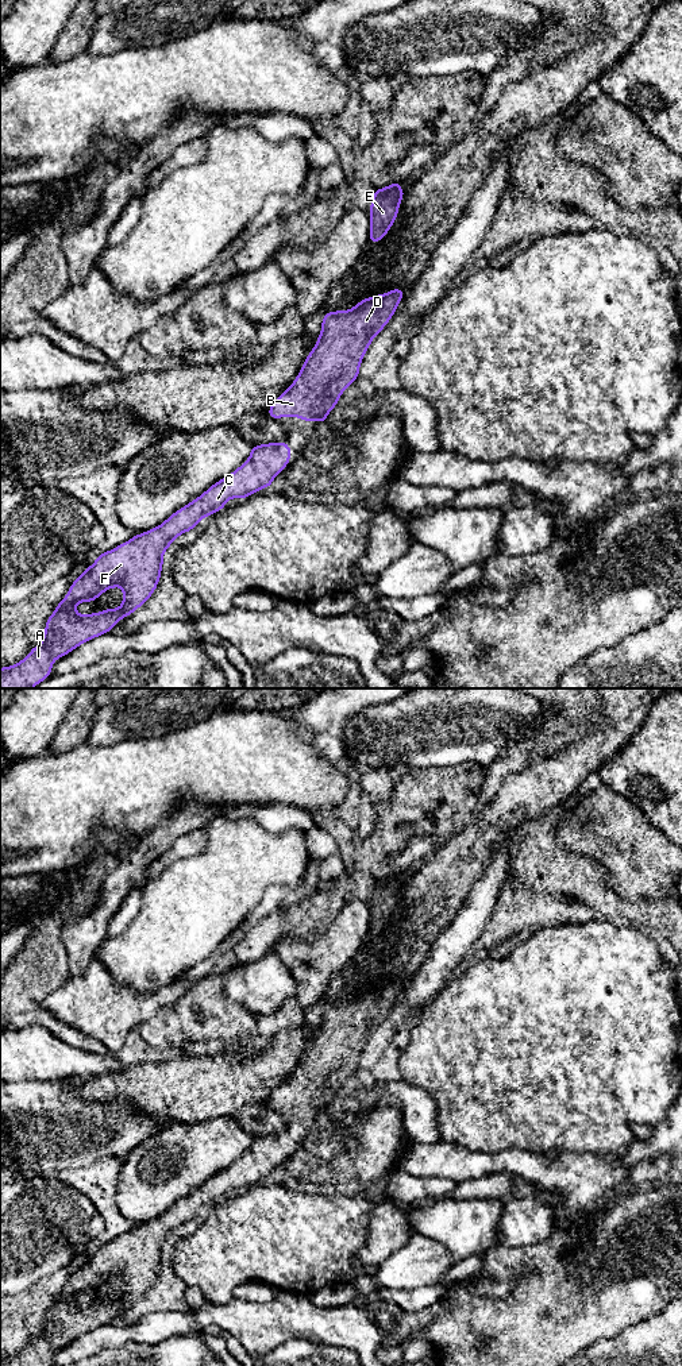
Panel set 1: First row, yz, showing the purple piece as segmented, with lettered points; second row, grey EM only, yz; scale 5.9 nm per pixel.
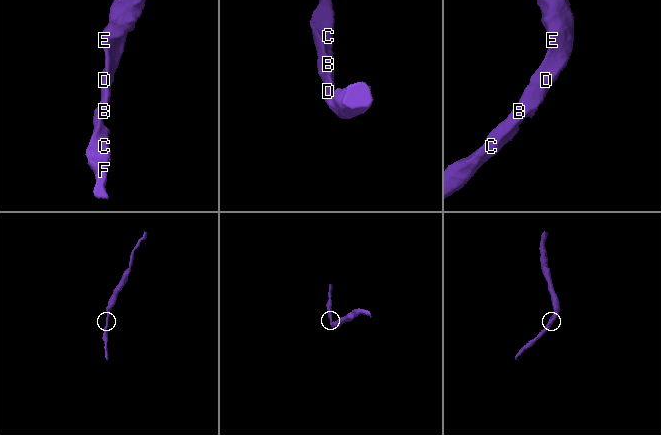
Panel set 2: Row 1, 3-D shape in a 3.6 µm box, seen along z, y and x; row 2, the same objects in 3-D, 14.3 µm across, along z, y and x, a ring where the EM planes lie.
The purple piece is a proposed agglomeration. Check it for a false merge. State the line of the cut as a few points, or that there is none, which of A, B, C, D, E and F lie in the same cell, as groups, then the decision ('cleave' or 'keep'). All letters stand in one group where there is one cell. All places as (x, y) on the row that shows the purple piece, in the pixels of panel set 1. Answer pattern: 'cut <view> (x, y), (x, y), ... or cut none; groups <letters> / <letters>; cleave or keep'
cut none; groups A B C D E F; keep

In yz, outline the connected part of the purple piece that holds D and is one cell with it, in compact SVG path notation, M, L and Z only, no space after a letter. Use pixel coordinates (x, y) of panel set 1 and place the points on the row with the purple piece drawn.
M397 288L367 297L344 312L327 312L317 343L293 383L269 408L269 417L296 416L323 425L343 391L359 377L366 350L393 317L402 297L404 289Z

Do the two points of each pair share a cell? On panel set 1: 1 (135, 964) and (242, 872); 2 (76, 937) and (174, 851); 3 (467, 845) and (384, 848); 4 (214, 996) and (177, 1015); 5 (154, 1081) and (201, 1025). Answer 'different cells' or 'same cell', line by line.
1: same cell
2: different cells
3: different cells
4: same cell
5: different cells

